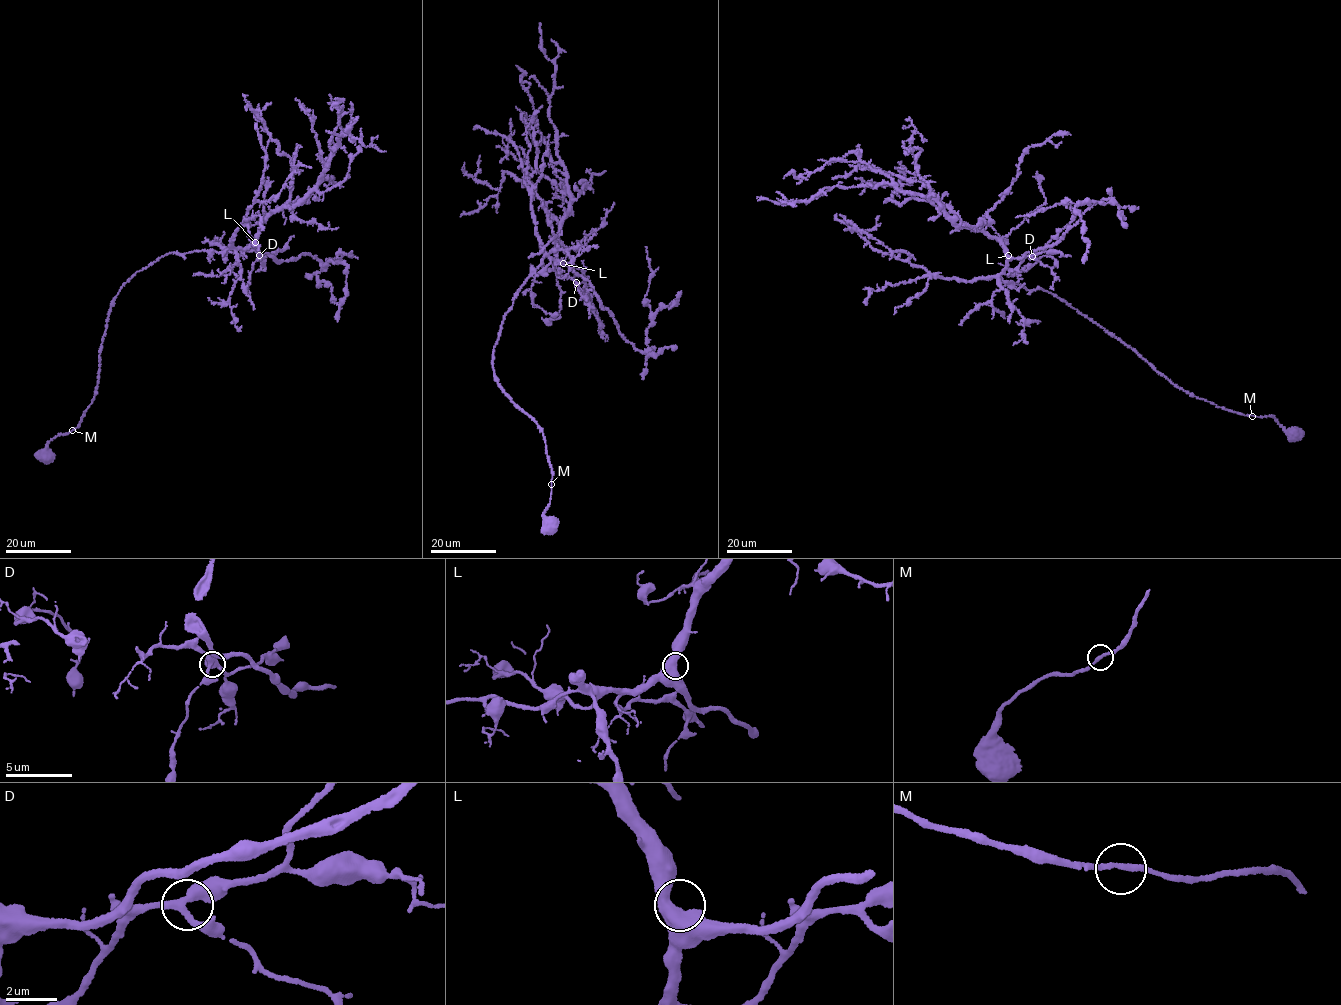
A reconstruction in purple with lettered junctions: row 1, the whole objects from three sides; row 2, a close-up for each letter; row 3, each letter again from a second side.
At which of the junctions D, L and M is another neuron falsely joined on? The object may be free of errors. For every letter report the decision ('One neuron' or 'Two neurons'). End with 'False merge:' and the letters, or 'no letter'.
D: One neuron
L: One neuron
M: One neuron
False merge: no letter

